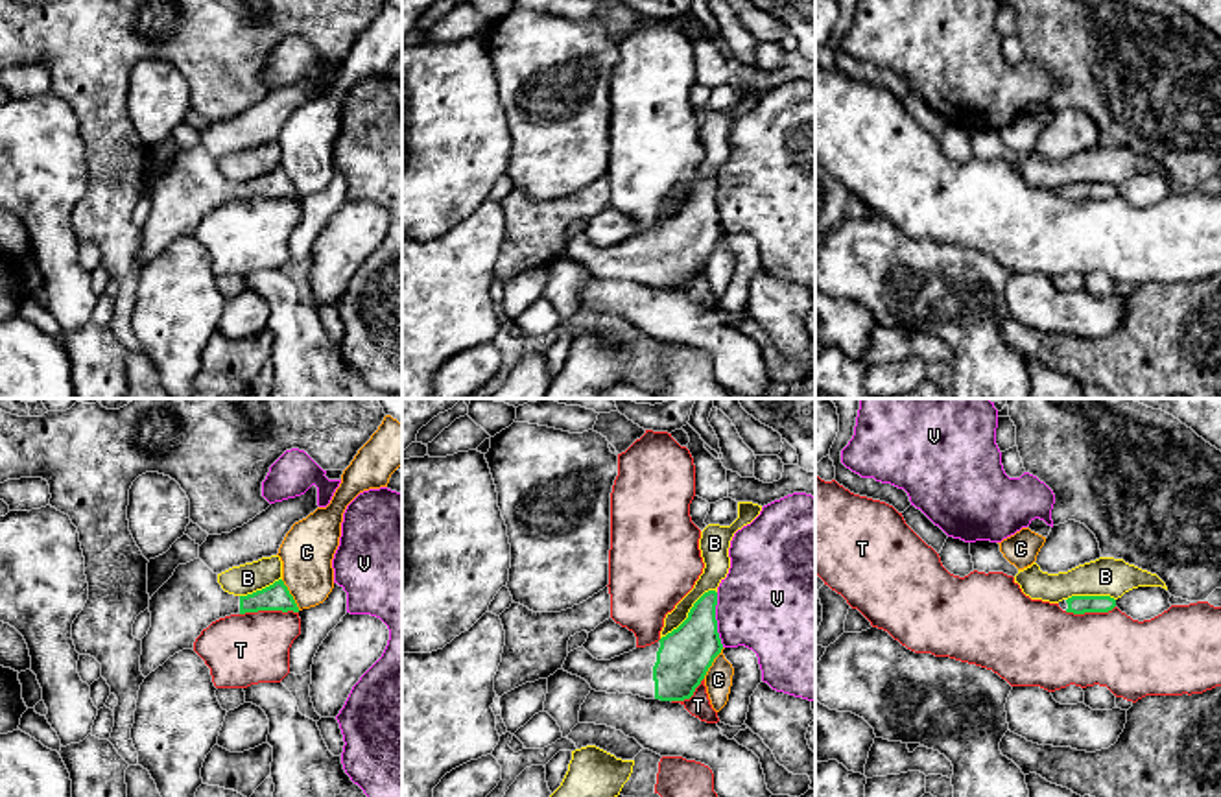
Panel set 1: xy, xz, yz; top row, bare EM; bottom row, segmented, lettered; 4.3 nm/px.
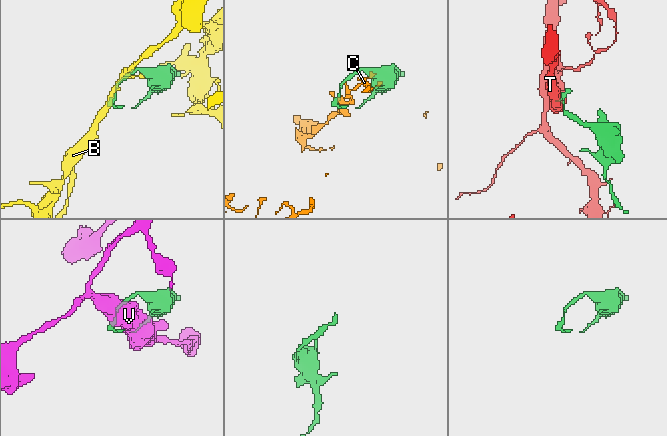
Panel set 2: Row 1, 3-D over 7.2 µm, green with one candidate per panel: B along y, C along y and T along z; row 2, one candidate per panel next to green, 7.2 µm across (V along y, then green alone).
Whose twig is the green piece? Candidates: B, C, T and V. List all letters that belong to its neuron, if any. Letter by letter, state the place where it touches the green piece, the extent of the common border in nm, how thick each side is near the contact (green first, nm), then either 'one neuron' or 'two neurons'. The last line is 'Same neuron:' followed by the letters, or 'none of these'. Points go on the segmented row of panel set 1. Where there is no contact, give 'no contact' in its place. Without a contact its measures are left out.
B: contact xz (688, 613); length 320 nm; calibres 240 and 110 nm; two neurons
C: contact xy (290, 594); length 160 nm; calibres 120 and 240 nm; two neurons
T: contact xy (268, 609); length 260 nm; calibres 120 and 320 nm; two neurons
V: contact xz (716, 620); length 240 nm; calibres 240 and 440 nm; two neurons
Same neuron: none of these

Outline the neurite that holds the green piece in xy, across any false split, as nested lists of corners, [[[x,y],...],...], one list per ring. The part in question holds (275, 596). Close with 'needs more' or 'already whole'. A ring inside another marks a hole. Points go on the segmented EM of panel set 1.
[[[199,557],[179,565],[149,600],[151,627],[142,638],[142,675],[148,677],[175,653],[192,649],[212,622],[258,611],[299,613],[299,607],[282,579],[253,594],[234,596],[221,589],[218,574]]] | needs more

